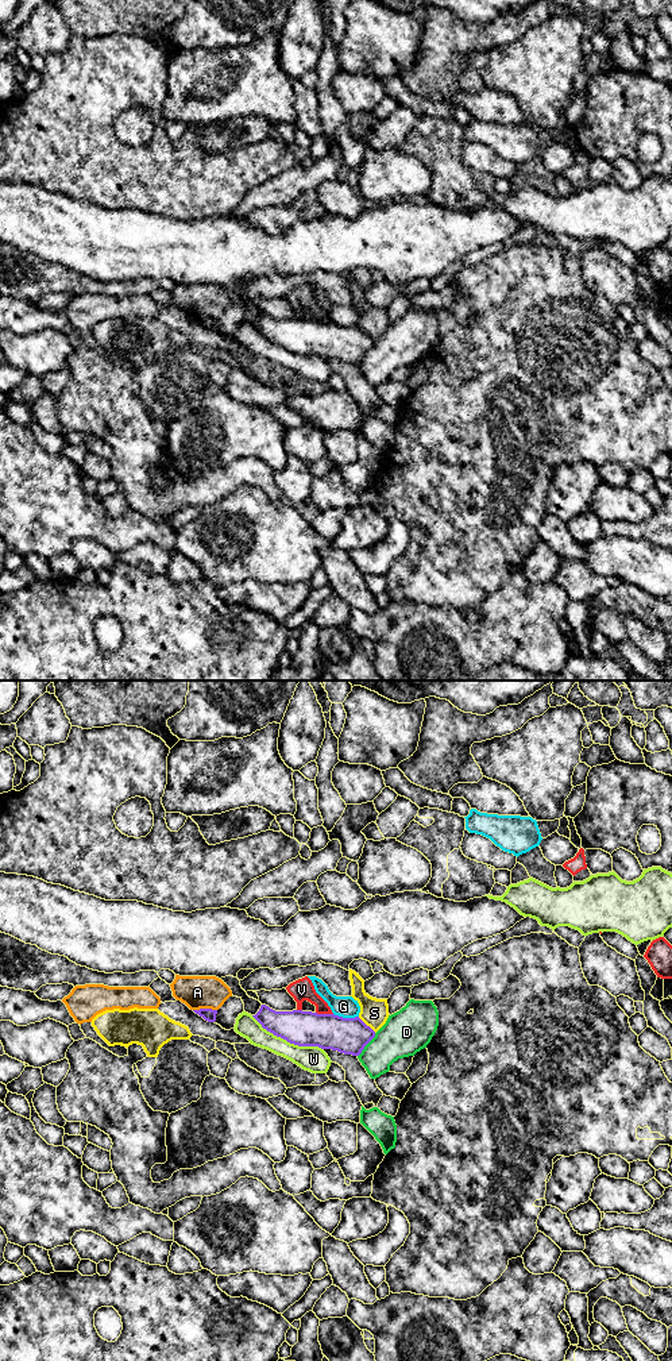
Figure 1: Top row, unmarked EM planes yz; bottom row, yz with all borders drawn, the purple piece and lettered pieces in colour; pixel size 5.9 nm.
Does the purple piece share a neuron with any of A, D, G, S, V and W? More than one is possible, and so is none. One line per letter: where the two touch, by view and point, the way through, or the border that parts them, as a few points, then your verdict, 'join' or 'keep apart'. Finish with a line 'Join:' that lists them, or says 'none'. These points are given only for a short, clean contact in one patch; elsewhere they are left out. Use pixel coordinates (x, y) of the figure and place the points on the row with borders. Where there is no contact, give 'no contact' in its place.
A: meets purple in yz at (204, 1009); keep apart
D: meets purple in yz at (366, 1044); keep apart
G: meets purple in yz at (346, 1018); border along yz (333, 1013), (342, 1017), (358, 1017); keep apart
S: meets purple in yz at (366, 1025); keep apart
V: meets purple in yz at (324, 1014); keep apart
W: meets purple in yz at (288, 1041); keep apart
Join: none

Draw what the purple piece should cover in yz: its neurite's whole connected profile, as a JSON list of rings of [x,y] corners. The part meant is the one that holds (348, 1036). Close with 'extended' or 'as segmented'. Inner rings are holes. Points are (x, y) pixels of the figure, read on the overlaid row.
[[[266,1005],[252,1017],[263,1029],[290,1044],[318,1046],[352,1056],[359,1056],[375,1037],[375,1032],[359,1017],[343,1018],[302,1010],[275,1011]]]; as segmented

